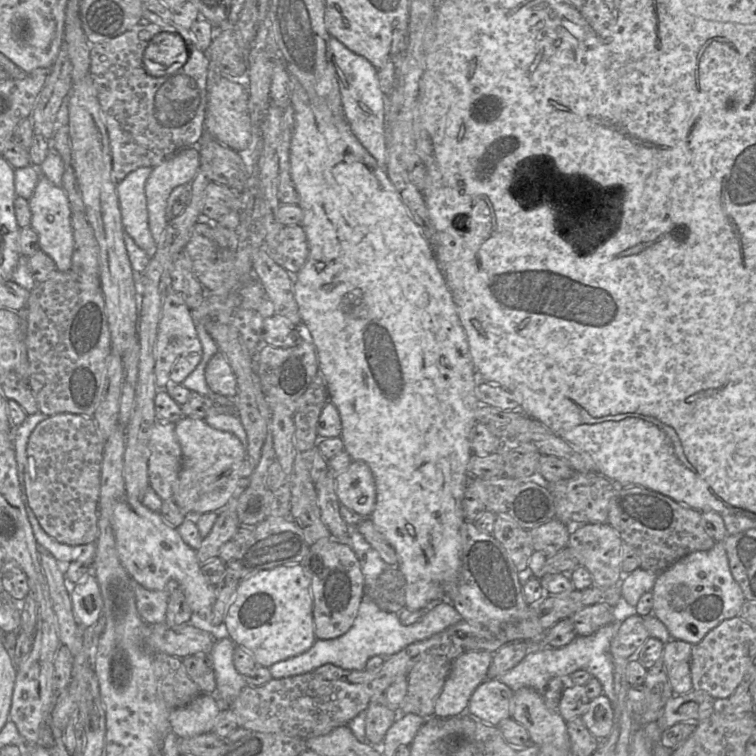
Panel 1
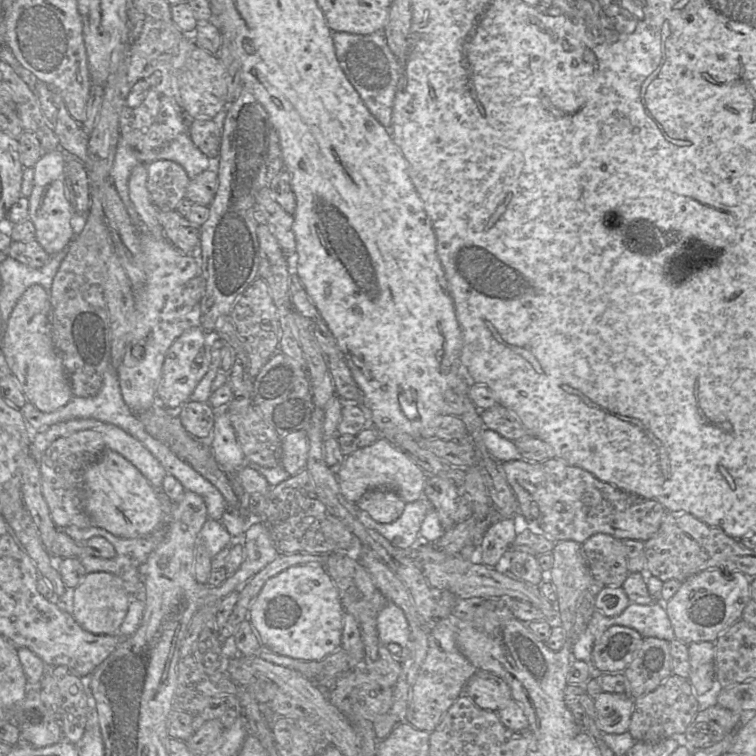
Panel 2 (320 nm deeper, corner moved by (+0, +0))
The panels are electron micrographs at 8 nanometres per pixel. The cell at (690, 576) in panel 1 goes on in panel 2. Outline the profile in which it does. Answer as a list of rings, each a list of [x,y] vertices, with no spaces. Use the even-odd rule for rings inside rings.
[[[708,569],[690,576],[667,602],[663,602],[675,638],[686,645],[713,642],[739,619],[751,599],[750,578],[738,570]]]

